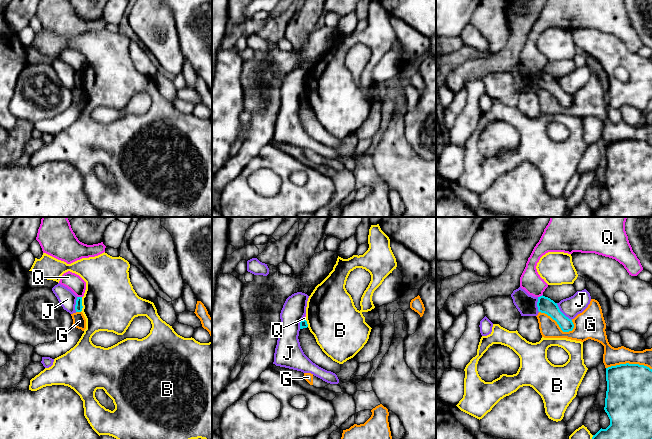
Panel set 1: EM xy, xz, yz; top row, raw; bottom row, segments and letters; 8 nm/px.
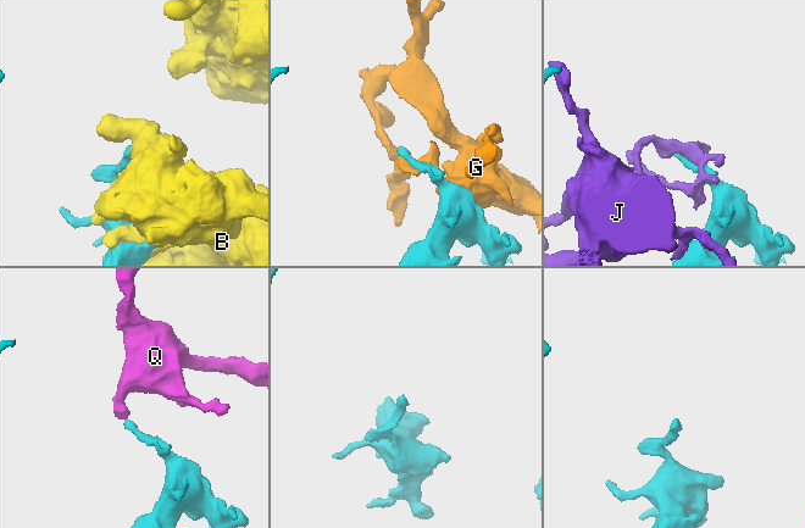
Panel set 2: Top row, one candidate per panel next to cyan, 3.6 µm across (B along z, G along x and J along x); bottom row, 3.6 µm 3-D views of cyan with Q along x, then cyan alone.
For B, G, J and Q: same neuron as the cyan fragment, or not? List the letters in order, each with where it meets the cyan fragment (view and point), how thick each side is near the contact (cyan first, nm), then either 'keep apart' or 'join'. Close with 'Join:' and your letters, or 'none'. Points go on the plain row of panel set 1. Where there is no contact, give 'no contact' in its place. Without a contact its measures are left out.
B: xy (81, 80) | 60/440 nm | keep apart
G: yz (557, 99) | 130/220 nm | keep apart
J: yz (561, 88) | 130/160 nm | keep apart
Q: xy (79, 73) | 60/140 nm | keep apart
Join: none

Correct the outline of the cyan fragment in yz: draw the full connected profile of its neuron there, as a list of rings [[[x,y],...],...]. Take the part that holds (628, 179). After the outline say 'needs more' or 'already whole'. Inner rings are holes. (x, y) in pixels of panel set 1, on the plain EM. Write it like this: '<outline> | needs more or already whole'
[[[620,140],[606,144],[607,167],[604,186],[610,195],[606,205],[600,205],[592,217],[652,217],[652,145],[639,140]]] | already whole

